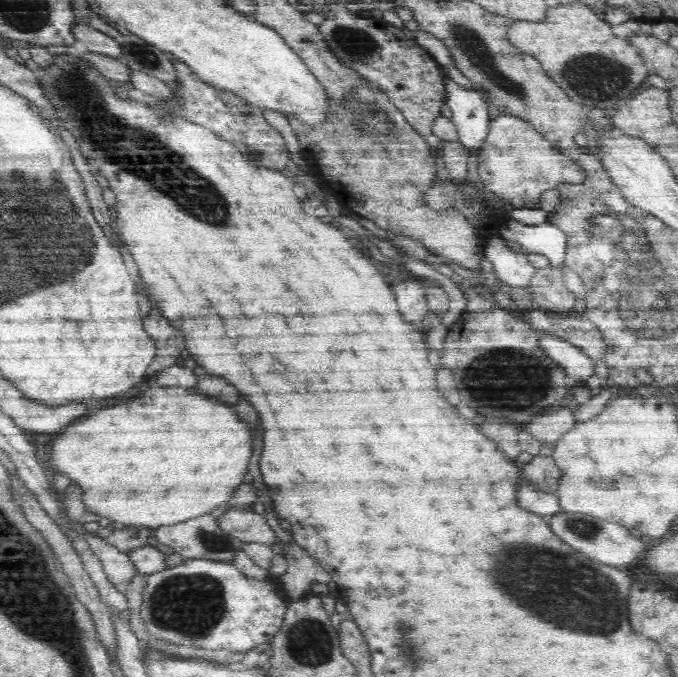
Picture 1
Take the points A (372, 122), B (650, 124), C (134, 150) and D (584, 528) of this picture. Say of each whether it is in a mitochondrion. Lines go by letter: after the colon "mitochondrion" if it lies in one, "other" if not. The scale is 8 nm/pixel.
A: mitochondrion
B: other
C: mitochondrion
D: mitochondrion

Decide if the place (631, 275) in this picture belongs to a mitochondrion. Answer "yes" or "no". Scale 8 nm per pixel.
yes

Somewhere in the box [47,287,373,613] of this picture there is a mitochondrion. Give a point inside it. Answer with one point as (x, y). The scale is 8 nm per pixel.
(209, 540)

